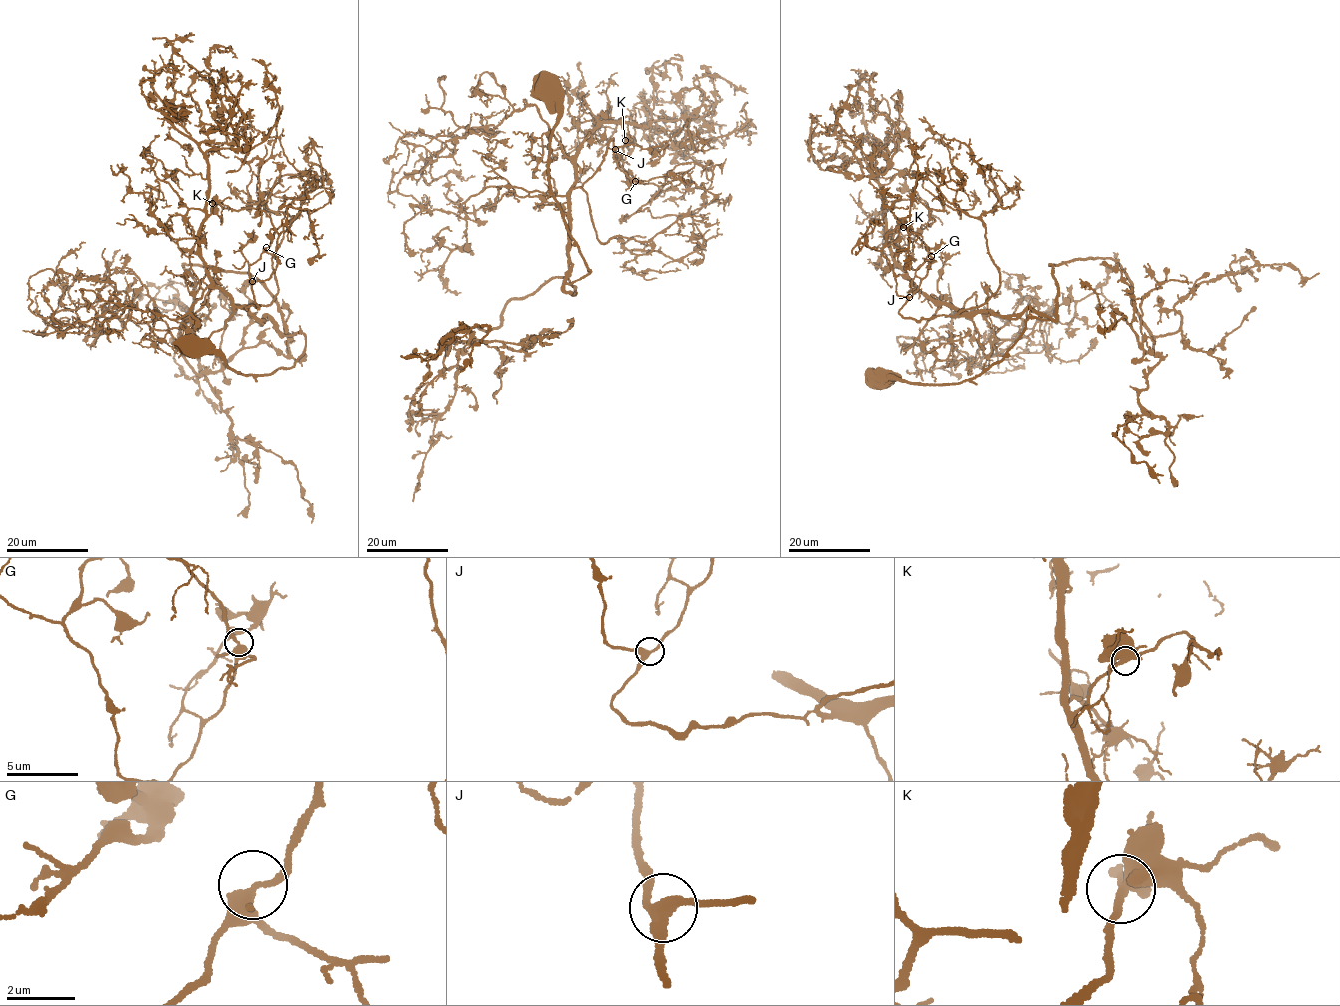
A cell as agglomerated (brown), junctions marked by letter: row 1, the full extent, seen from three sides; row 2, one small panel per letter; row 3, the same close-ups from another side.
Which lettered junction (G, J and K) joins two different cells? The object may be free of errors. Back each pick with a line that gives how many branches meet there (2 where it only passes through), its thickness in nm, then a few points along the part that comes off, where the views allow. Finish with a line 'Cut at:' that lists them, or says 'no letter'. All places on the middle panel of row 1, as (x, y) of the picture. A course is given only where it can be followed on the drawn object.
Cut at: no letter

